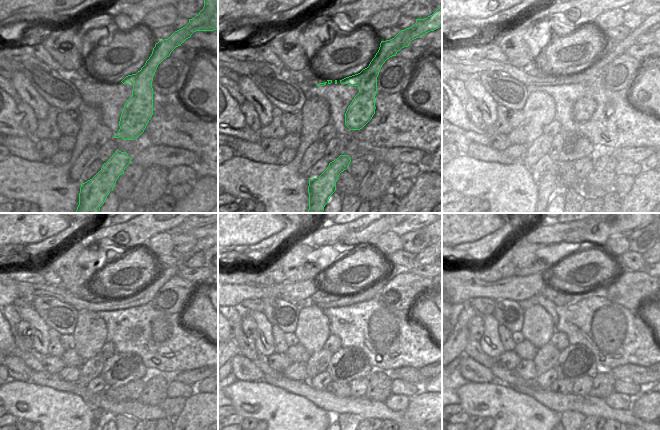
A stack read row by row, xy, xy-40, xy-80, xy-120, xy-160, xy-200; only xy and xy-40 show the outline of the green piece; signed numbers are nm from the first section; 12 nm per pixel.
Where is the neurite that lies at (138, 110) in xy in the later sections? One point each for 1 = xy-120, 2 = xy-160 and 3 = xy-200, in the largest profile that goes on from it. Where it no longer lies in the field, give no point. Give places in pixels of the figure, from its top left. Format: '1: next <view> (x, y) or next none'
1: next xy-120 (147, 294)
2: next xy-160 (331, 300)
3: next xy-200 (559, 299)

